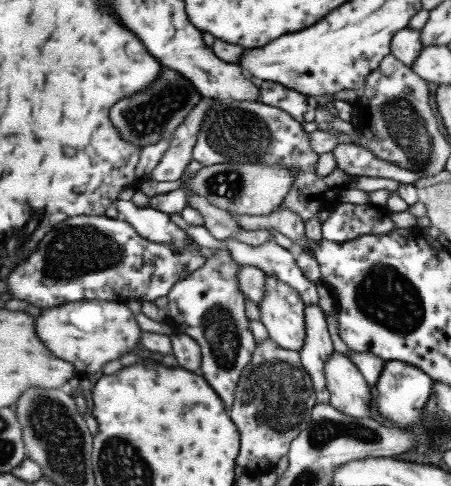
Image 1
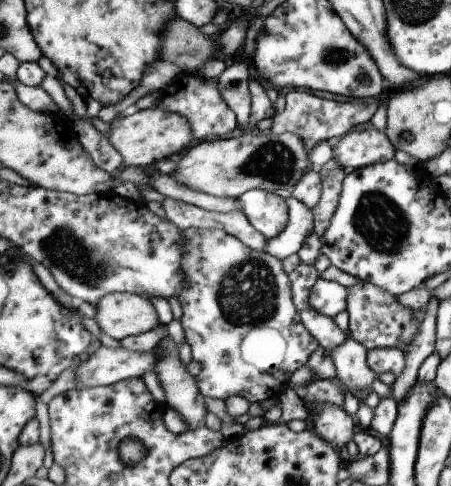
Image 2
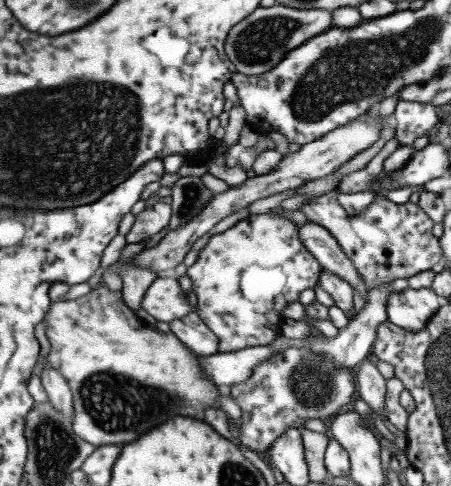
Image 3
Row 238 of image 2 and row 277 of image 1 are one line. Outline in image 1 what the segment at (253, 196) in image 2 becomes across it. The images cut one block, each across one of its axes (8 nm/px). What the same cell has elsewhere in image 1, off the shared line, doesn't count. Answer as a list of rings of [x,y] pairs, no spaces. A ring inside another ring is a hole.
[[[269,276],[267,280],[267,296],[259,304],[263,314],[263,326],[267,328],[269,336],[283,346],[285,350],[303,350],[307,346],[307,302],[303,300],[301,292],[293,286],[277,280],[275,276]]]

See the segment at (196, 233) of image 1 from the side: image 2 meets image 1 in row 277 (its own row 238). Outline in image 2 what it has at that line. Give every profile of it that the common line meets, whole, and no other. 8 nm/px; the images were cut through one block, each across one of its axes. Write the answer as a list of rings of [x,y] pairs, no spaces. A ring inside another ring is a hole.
[[[291,196],[287,202],[289,202],[289,208],[293,208],[291,210],[291,222],[289,222],[287,230],[279,238],[269,240],[269,246],[267,246],[267,254],[271,254],[279,260],[285,260],[291,254],[299,254],[305,240],[309,238],[309,234],[315,232],[313,212],[303,210],[299,198]]]

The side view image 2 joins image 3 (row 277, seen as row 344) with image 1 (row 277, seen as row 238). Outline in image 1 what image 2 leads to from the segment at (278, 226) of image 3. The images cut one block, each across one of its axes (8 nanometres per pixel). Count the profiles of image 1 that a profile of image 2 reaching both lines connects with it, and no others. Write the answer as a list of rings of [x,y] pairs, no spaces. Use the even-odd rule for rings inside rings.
[[[229,250],[217,252],[215,256],[209,256],[207,264],[187,276],[183,282],[177,282],[171,290],[169,298],[169,312],[167,320],[173,330],[173,334],[189,334],[195,338],[203,348],[203,366],[201,376],[211,382],[211,388],[219,392],[219,398],[223,398],[223,404],[235,406],[235,396],[239,390],[239,382],[243,378],[243,372],[255,358],[255,352],[259,348],[251,328],[249,328],[249,314],[247,314],[247,302],[249,296],[241,286],[241,264],[235,262],[235,256],[229,254]]]

